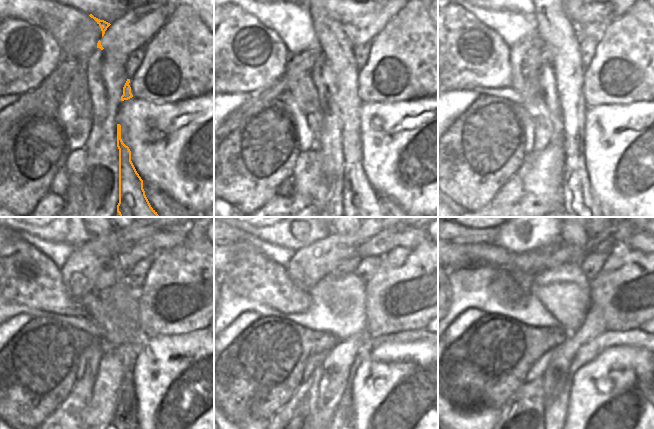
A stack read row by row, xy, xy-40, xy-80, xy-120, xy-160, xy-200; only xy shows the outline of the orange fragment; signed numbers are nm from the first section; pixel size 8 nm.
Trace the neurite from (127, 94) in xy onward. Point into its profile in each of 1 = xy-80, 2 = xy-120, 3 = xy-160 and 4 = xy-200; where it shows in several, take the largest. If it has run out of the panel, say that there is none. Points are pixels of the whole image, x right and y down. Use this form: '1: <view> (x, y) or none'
1: xy-80 (553, 25)
2: xy-120 (120, 325)
3: xy-160 (317, 317)
4: xy-200 (469, 290)

